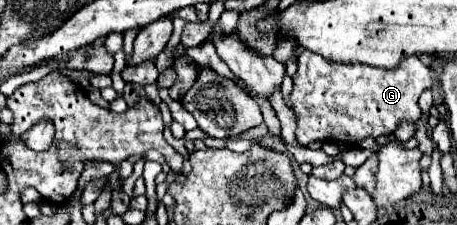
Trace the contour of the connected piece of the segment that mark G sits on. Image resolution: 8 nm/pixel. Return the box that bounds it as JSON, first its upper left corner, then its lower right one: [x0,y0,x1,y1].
[289,50,433,146]

